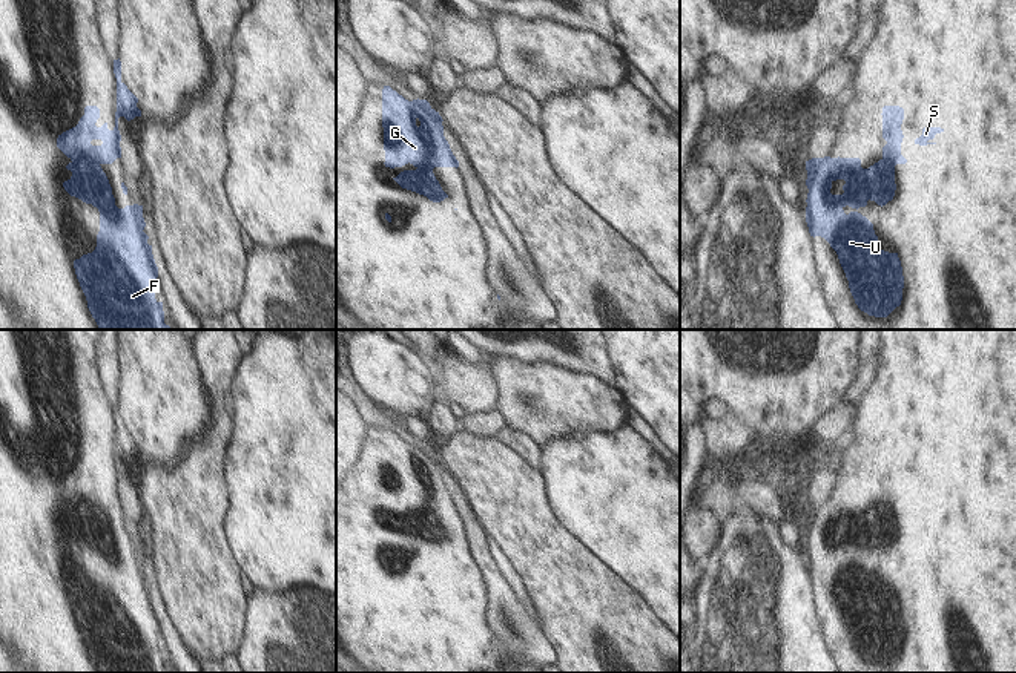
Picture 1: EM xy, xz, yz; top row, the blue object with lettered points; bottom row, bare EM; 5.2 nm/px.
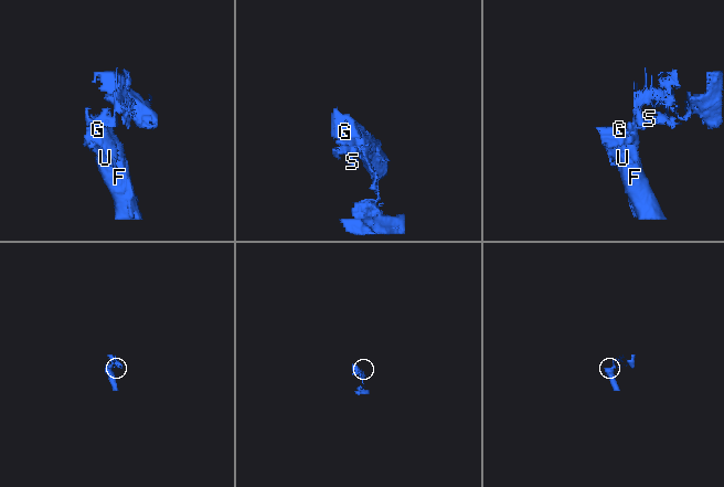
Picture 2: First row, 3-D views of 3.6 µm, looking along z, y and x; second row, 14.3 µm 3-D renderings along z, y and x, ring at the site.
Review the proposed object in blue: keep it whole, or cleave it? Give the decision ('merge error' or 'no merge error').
merge error

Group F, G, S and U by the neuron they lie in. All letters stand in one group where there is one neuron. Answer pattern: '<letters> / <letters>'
F G U / S

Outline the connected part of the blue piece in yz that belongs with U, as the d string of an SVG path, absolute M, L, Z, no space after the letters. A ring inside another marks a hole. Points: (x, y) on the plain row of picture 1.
M824 500L806 504L806 514L806 529L809 532L806 566L810 579L824 581L836 595L858 652L869 659L887 661L902 644L901 604L898 596L889 596L879 590L873 567L856 553L866 550L869 543L881 550L893 543L896 533L895 510L879 503L869 512L863 512L859 501ZM836 523L846 524L843 538L830 537L832 526Z

